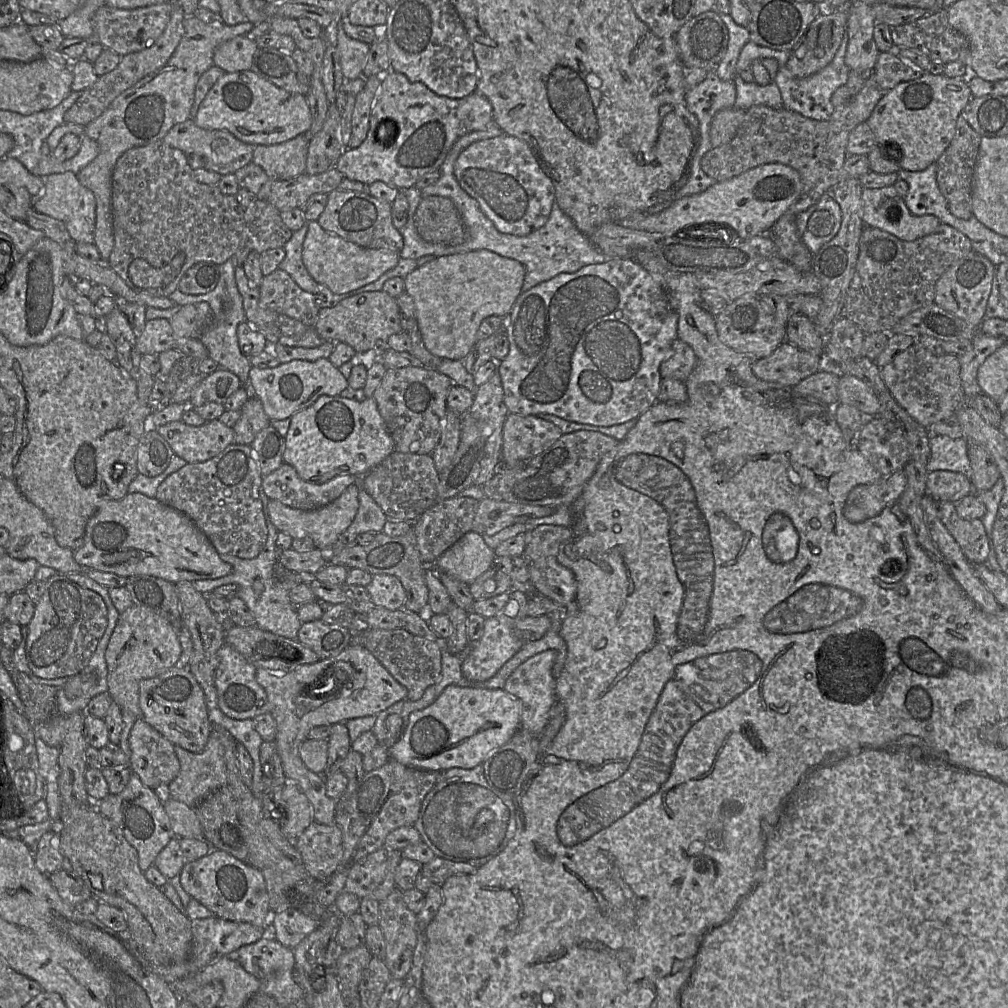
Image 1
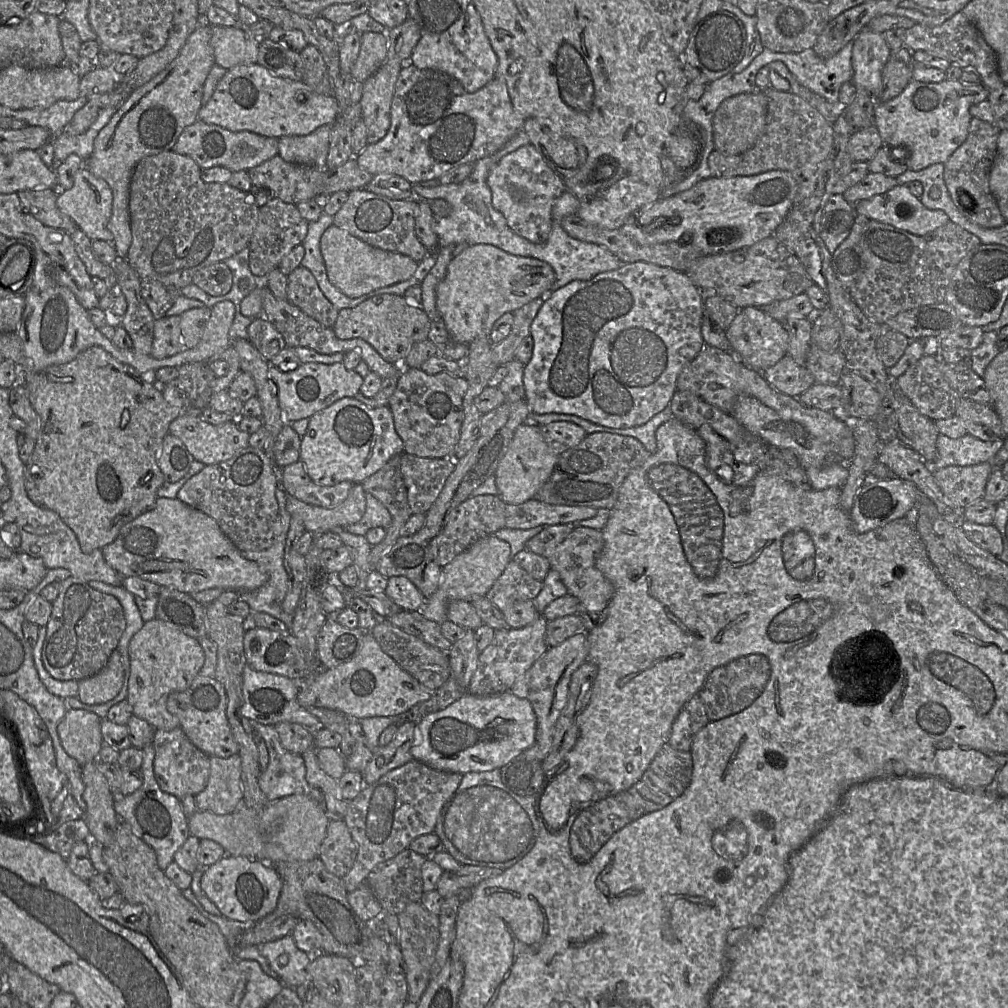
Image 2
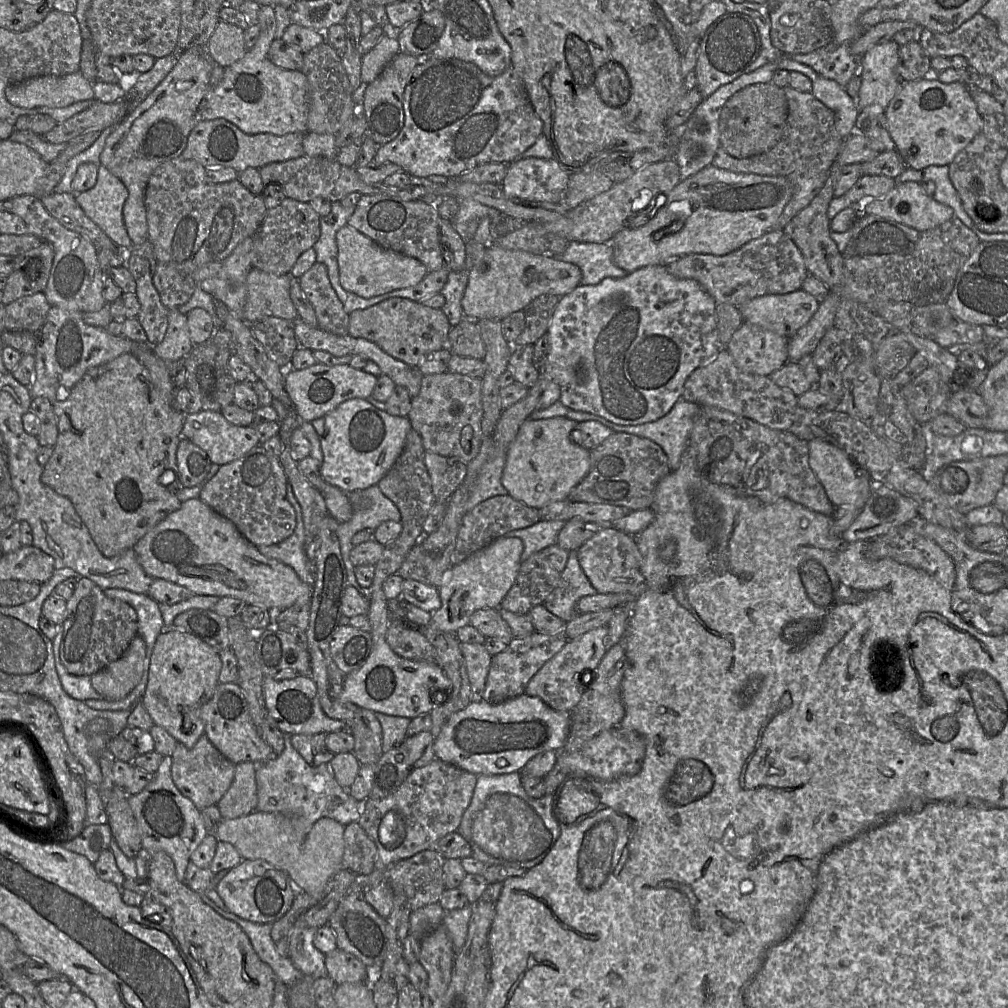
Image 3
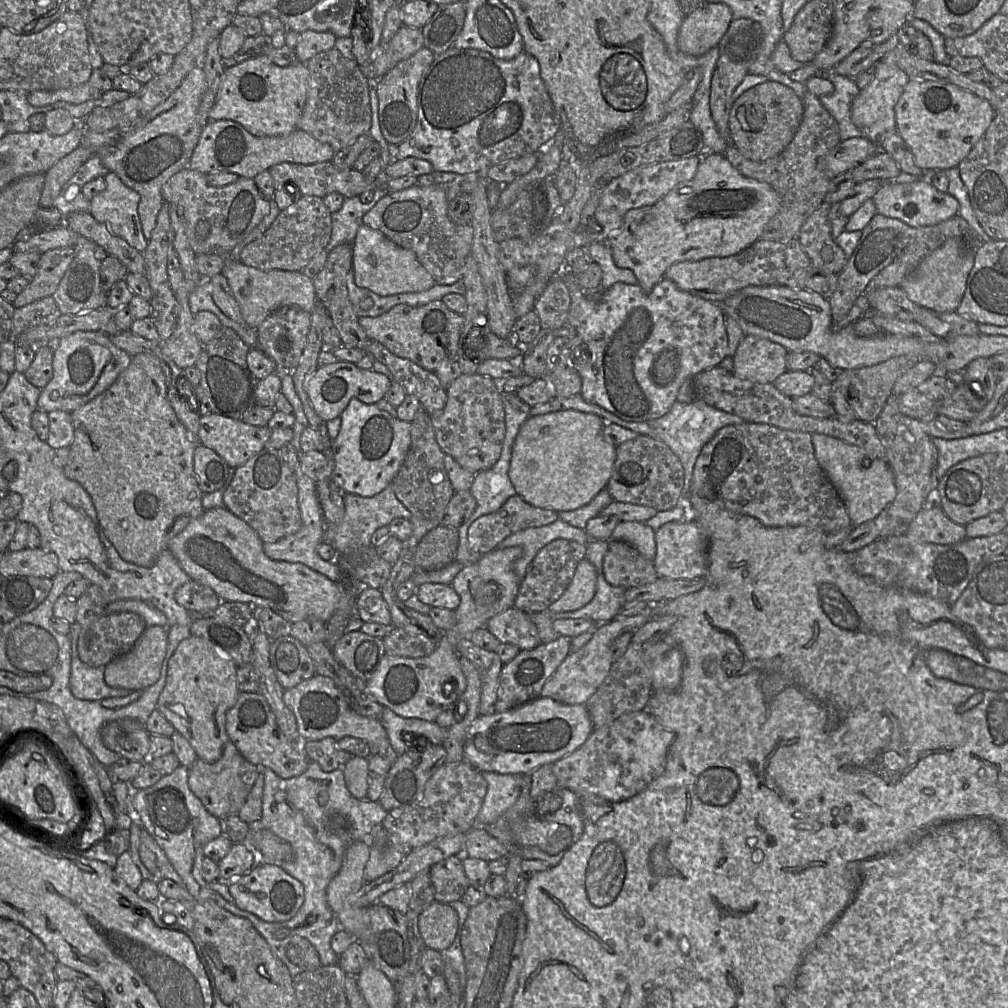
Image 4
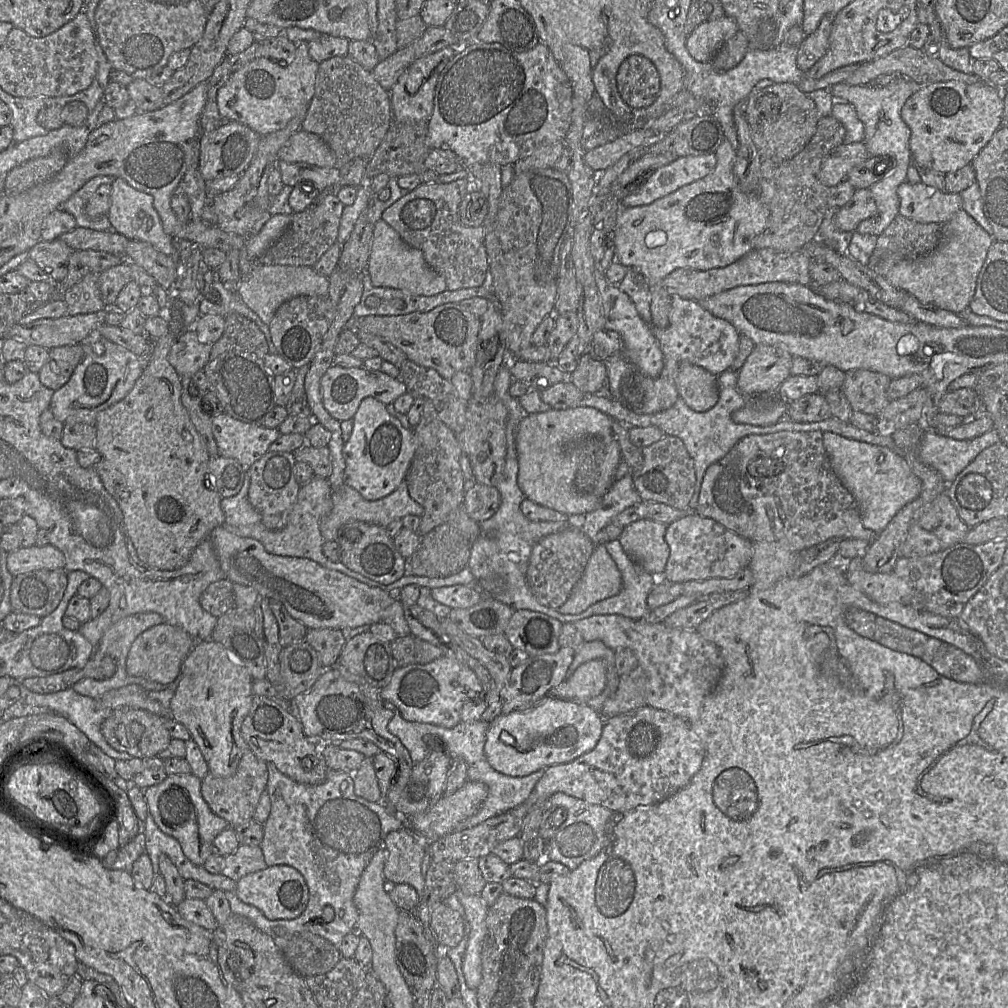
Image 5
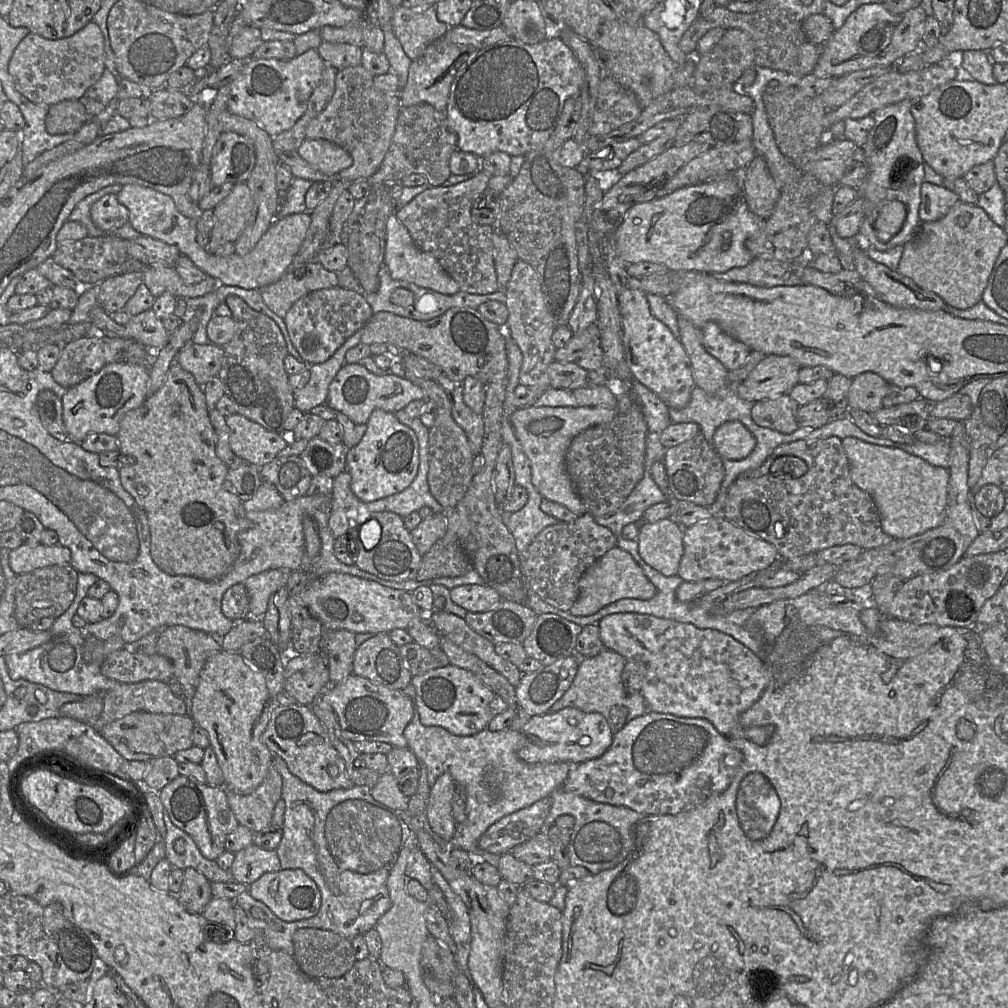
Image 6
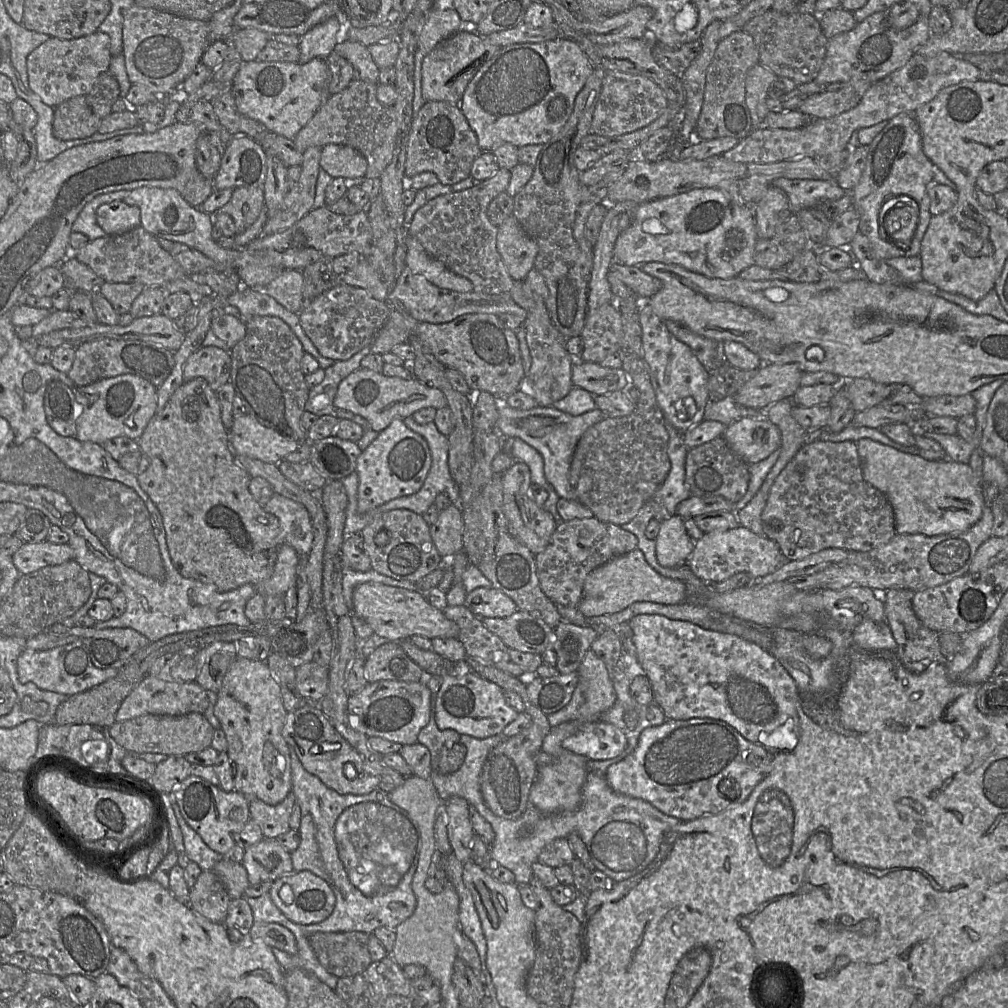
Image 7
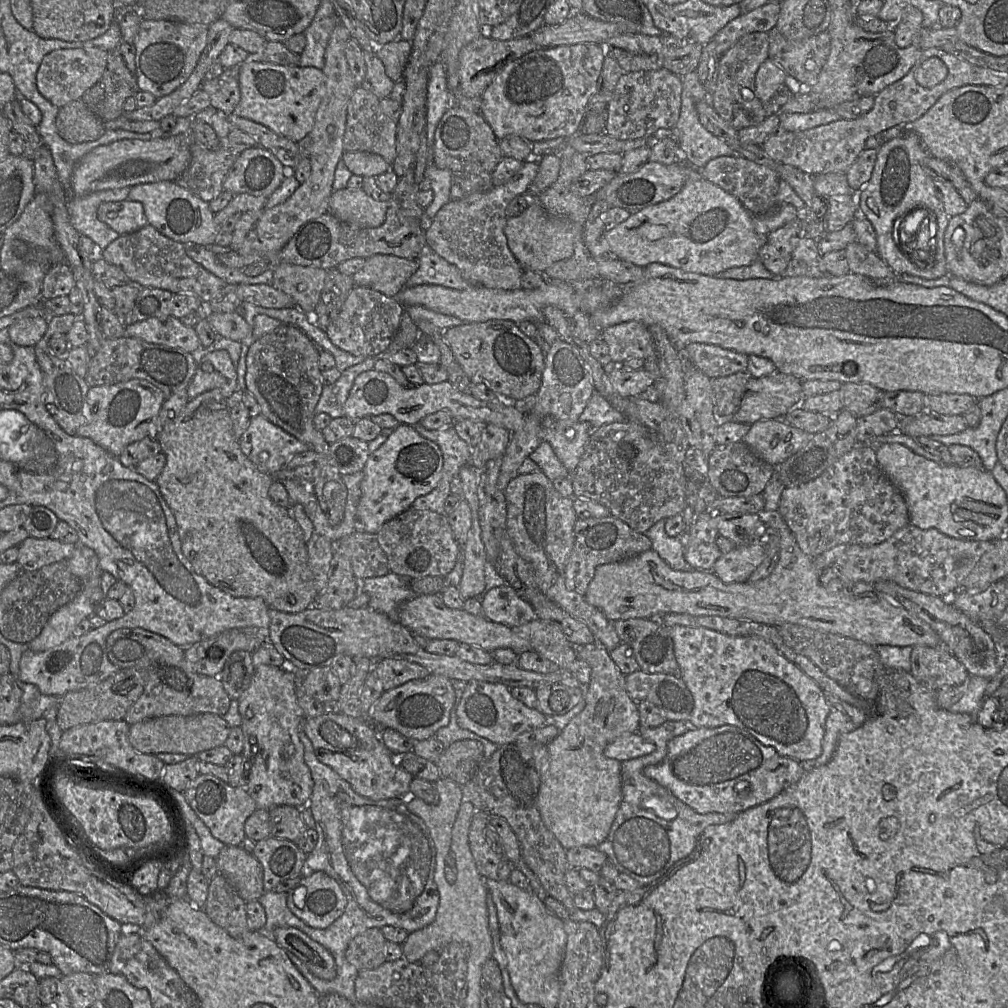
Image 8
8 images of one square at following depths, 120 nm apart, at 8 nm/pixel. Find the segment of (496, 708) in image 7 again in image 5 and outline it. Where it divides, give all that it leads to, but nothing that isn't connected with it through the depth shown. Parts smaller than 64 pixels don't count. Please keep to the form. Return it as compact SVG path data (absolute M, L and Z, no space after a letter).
M445 655L427 664L399 667L390 682L379 690L380 700L384 704L392 704L404 719L447 728L462 722L461 710L466 702L483 698L484 694L476 674L467 666Z

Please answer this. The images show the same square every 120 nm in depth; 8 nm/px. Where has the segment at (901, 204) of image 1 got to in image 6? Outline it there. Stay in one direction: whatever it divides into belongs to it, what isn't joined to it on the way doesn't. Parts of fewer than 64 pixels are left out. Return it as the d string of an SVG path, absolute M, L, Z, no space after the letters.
M924 181L921 185L919 218L922 223L938 220L945 216L958 200L957 194L947 187Z

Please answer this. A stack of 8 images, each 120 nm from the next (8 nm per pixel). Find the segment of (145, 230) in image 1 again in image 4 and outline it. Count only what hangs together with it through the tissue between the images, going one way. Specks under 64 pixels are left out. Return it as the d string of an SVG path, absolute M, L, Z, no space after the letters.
M189 167L170 177L161 194L169 205L183 207L185 232L196 255L228 254L270 211L270 201L260 194L253 178L239 177L231 184L215 187L208 183L206 174Z

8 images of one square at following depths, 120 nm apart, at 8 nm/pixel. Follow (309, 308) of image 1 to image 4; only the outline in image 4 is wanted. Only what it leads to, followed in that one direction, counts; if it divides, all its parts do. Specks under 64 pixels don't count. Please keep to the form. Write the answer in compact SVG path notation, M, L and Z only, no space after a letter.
M344 243L335 247L326 260L323 269L313 278L313 284L318 300L322 308L330 315L334 327L337 329L343 342L343 346L358 348L363 351L371 344L365 330L359 324L359 318L352 310L347 290L347 275L352 271L353 247L352 244Z

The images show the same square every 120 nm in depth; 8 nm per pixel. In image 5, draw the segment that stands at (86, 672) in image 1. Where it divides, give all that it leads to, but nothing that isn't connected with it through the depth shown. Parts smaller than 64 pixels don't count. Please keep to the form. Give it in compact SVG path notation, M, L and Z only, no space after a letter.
M167 623L155 625L141 633L132 643L125 661L126 672L131 676L168 685L179 677L182 663L195 643L196 640L180 627Z

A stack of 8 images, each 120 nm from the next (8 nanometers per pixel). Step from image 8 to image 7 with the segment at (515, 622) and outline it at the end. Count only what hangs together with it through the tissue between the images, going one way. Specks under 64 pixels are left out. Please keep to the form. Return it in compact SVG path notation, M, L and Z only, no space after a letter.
M478 587L468 592L465 605L481 618L505 618L519 610L509 596L494 587Z

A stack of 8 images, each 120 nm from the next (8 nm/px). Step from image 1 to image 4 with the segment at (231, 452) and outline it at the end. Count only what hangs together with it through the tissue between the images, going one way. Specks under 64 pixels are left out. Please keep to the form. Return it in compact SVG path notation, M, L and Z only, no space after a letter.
M264 448L252 456L245 464L235 468L230 484L223 491L223 504L231 513L249 524L264 543L276 542L296 533L301 528L302 520L298 505L297 480L280 450Z

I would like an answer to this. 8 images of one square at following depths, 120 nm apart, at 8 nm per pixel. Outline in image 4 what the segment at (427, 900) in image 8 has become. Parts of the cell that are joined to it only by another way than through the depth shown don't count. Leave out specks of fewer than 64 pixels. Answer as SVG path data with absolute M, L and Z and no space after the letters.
M310 761L303 774L288 779L278 776L270 768L260 769L264 780L261 825L291 845L293 858L280 866L303 884L304 903L290 920L266 922L239 909L219 894L215 894L212 900L228 912L248 919L294 977L303 973L303 969L291 963L285 955L288 938L292 935L305 937L311 942L322 966L337 964L338 955L331 947L331 939L342 926L328 905L327 887L341 869L347 848L353 842L361 841L373 827L381 825L389 811L378 800L355 798L347 789L343 768L326 772L317 762Z

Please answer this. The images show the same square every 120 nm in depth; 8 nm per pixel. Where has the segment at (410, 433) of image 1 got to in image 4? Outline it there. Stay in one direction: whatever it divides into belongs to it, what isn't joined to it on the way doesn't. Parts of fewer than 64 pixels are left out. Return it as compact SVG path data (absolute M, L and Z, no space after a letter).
M462 373L446 387L447 402L442 411L430 414L437 443L443 452L453 457L464 469L476 474L491 468L499 459L505 436L505 410L500 393L490 377Z

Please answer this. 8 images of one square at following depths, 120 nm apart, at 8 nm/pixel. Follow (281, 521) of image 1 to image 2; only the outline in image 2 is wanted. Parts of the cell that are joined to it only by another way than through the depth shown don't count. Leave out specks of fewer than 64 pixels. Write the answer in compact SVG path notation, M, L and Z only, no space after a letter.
M354 484L347 498L332 508L309 505L287 494L285 507L291 517L302 519L306 531L322 534L358 522L366 509L365 493L361 484Z

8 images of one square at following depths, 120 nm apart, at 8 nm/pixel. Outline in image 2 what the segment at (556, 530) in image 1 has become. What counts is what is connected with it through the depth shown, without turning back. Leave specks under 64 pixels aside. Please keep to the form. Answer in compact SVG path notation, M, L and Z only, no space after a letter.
M576 527L569 534L569 536L555 549L553 554L548 558L552 570L556 570L562 582L567 588L567 594L576 597L579 602L579 610L576 615L580 616L585 631L593 629L600 624L605 618L606 608L614 595L613 584L603 575L603 573L596 567L596 559L604 547L604 539L602 530L591 527Z

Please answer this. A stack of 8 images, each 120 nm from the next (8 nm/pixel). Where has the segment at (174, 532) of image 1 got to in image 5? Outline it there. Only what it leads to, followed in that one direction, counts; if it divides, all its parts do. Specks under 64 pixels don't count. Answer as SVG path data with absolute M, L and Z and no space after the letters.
M223 525L214 528L209 539L226 579L255 589L263 598L278 600L308 629L370 626L381 622L381 611L396 600L388 591L370 587L309 559L270 554L258 540L241 537Z

